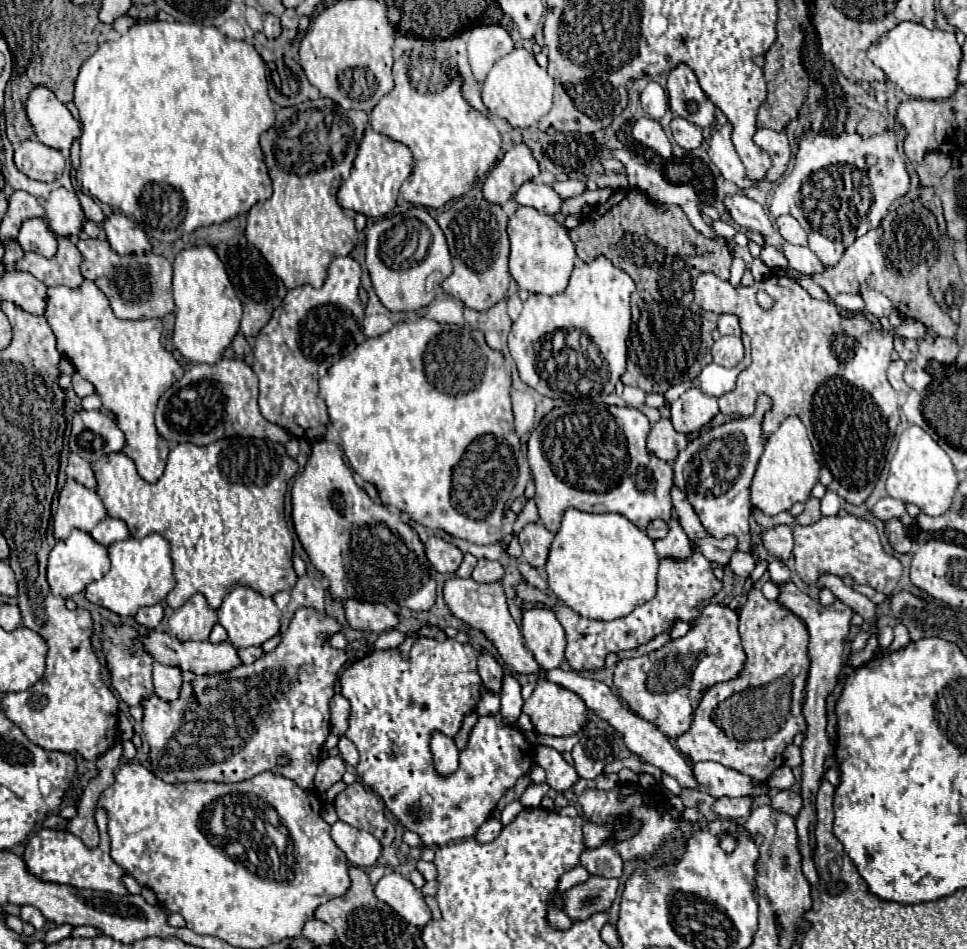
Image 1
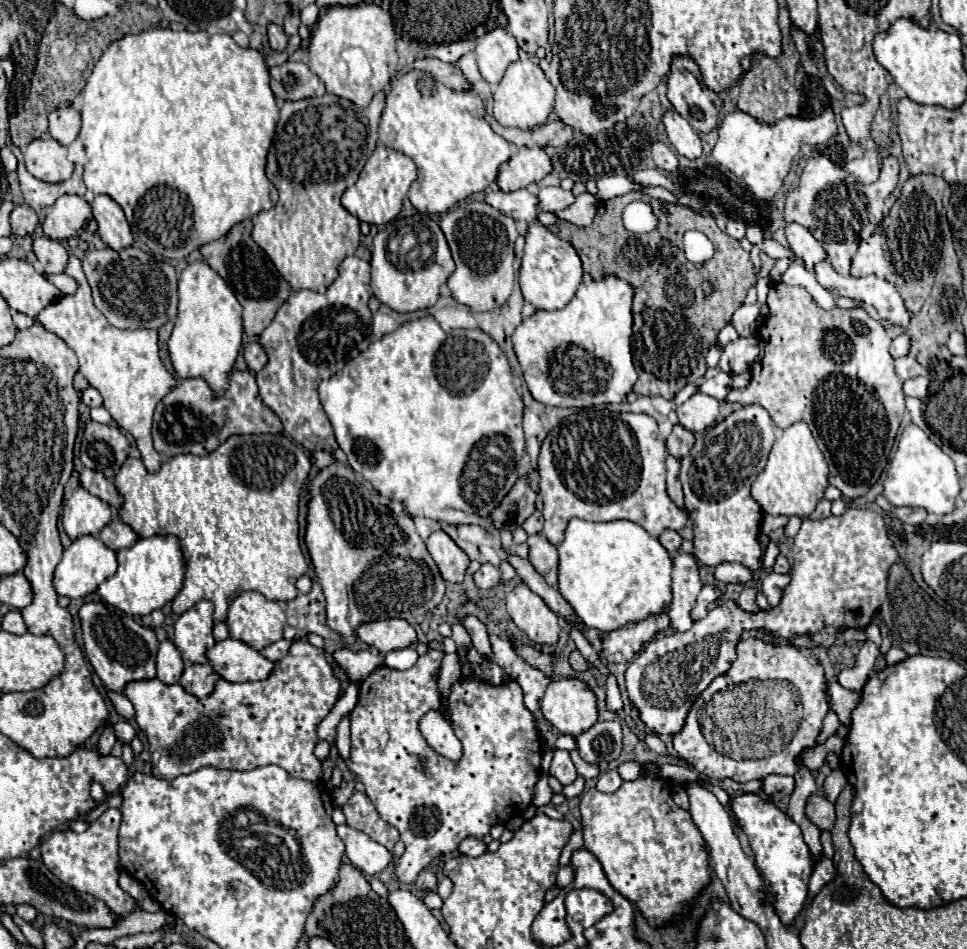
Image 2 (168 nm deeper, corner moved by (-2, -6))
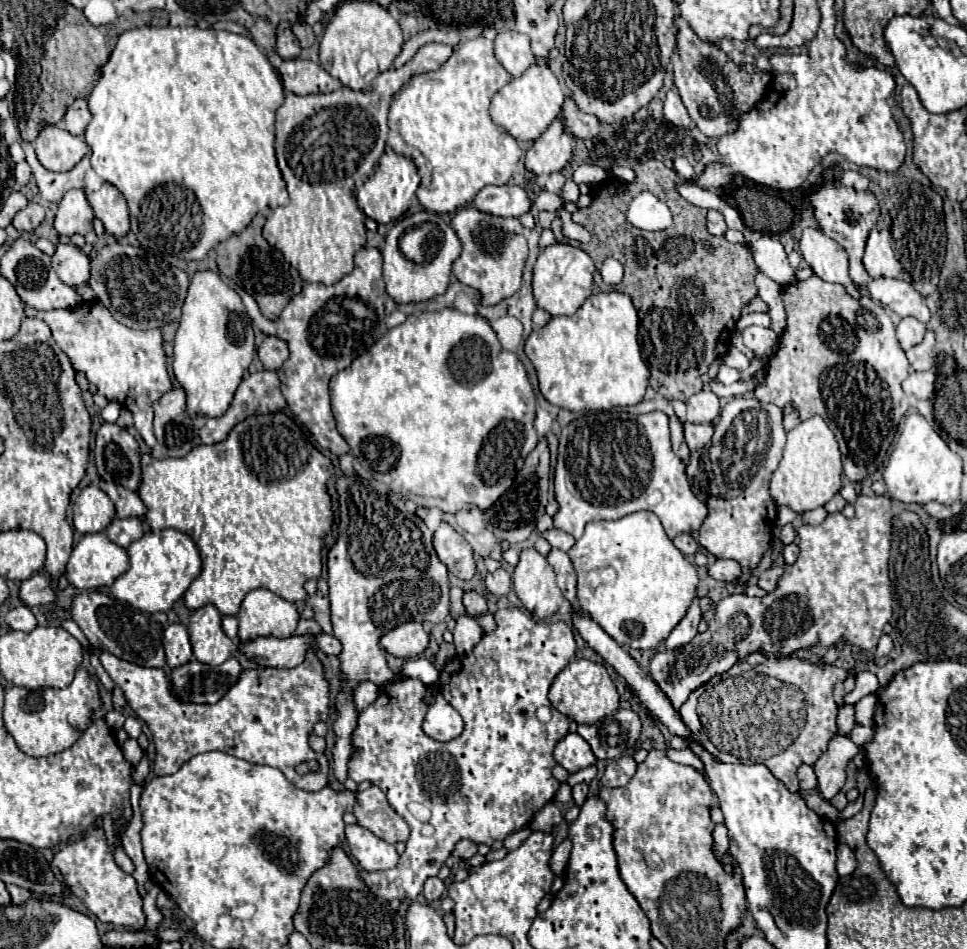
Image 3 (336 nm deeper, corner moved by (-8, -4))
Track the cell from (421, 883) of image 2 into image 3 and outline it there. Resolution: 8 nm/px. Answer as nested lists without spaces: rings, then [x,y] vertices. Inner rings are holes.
[[[429,878],[429,880],[425,882],[423,896],[425,896],[425,900],[427,900],[427,902],[439,900],[439,898],[443,896],[443,892],[445,892],[445,886],[443,886],[443,882],[441,882],[439,878]]]

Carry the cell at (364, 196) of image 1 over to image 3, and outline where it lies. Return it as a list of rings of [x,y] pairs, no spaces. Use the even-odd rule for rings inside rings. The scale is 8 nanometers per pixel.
[[[385,152],[381,156],[375,172],[357,190],[357,200],[359,200],[359,206],[365,212],[365,216],[373,218],[379,224],[389,224],[389,222],[398,221],[405,217],[412,205],[413,197],[415,197],[414,204],[418,207],[419,204],[416,198],[418,187],[419,174],[417,174],[415,164],[405,156],[399,156],[395,152]]]

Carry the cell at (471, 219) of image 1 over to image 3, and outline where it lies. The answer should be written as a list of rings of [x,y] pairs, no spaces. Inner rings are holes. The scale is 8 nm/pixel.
[[[467,206],[457,210],[451,220],[451,228],[457,232],[463,244],[463,252],[453,264],[455,278],[461,284],[479,290],[483,294],[481,304],[485,306],[513,296],[521,286],[521,272],[527,260],[527,240],[523,236],[521,222],[517,218],[497,218]]]

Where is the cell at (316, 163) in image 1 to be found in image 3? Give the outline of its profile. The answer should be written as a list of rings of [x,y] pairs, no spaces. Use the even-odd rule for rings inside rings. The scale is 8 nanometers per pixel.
[[[425,44],[403,68],[381,72],[371,82],[369,92],[339,88],[329,94],[307,94],[307,96],[297,96],[291,92],[285,94],[285,104],[277,110],[275,150],[281,174],[287,182],[291,202],[287,206],[273,210],[267,216],[267,222],[263,226],[263,236],[271,246],[281,250],[285,260],[299,270],[305,282],[321,282],[329,286],[339,282],[345,274],[353,270],[353,256],[365,246],[365,232],[367,232],[363,224],[365,214],[355,200],[353,172],[357,170],[357,160],[361,156],[381,158],[389,130],[387,128],[389,102],[393,94],[405,84],[405,78],[409,78],[409,74],[417,74],[423,70],[437,70],[437,66],[441,66],[441,62],[445,62],[445,58],[449,58],[451,54],[453,47],[447,44]]]

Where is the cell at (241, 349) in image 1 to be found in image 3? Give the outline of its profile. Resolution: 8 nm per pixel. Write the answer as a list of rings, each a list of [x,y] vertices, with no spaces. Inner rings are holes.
[[[267,336],[263,344],[257,348],[257,354],[267,370],[279,370],[283,362],[289,358],[289,348],[287,342],[283,342],[277,336]]]

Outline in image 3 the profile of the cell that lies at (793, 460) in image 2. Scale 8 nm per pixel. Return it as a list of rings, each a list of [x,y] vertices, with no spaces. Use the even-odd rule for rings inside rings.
[[[813,416],[787,432],[783,458],[771,478],[771,494],[777,504],[785,504],[803,514],[827,504],[841,490],[841,474],[843,464],[837,438],[821,416]]]

